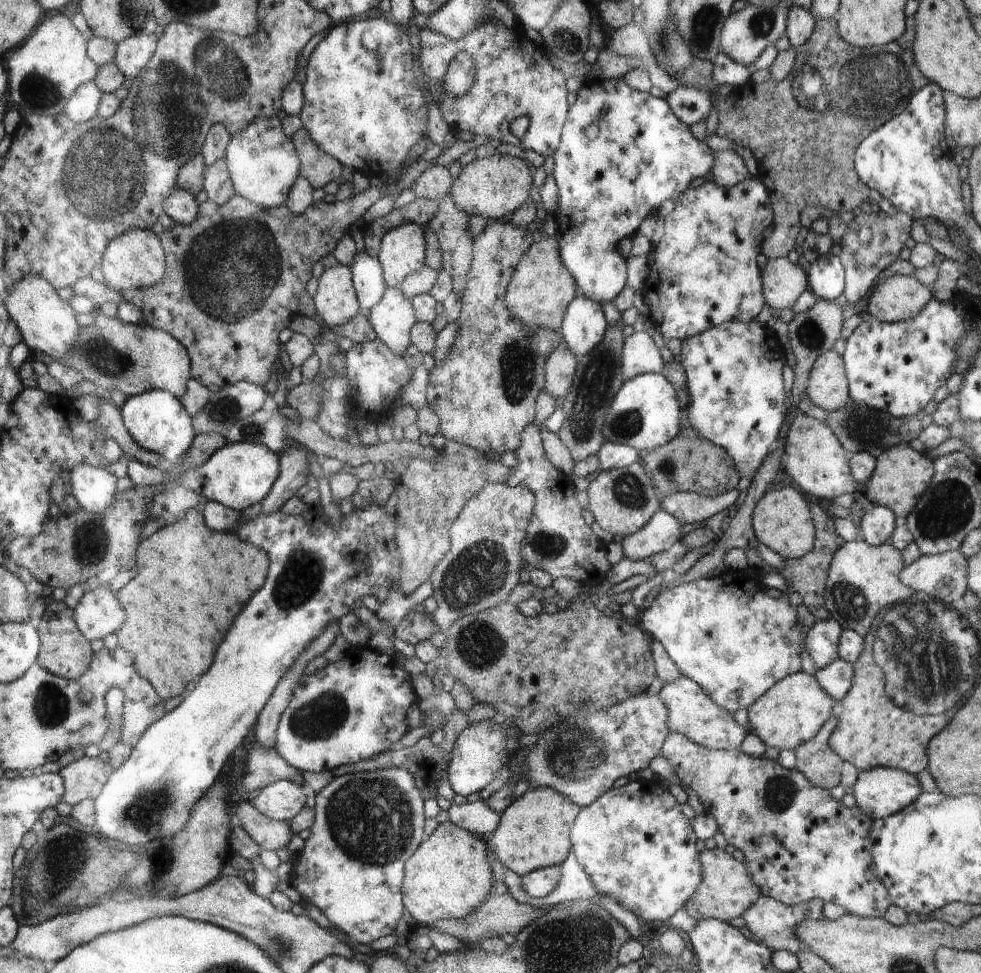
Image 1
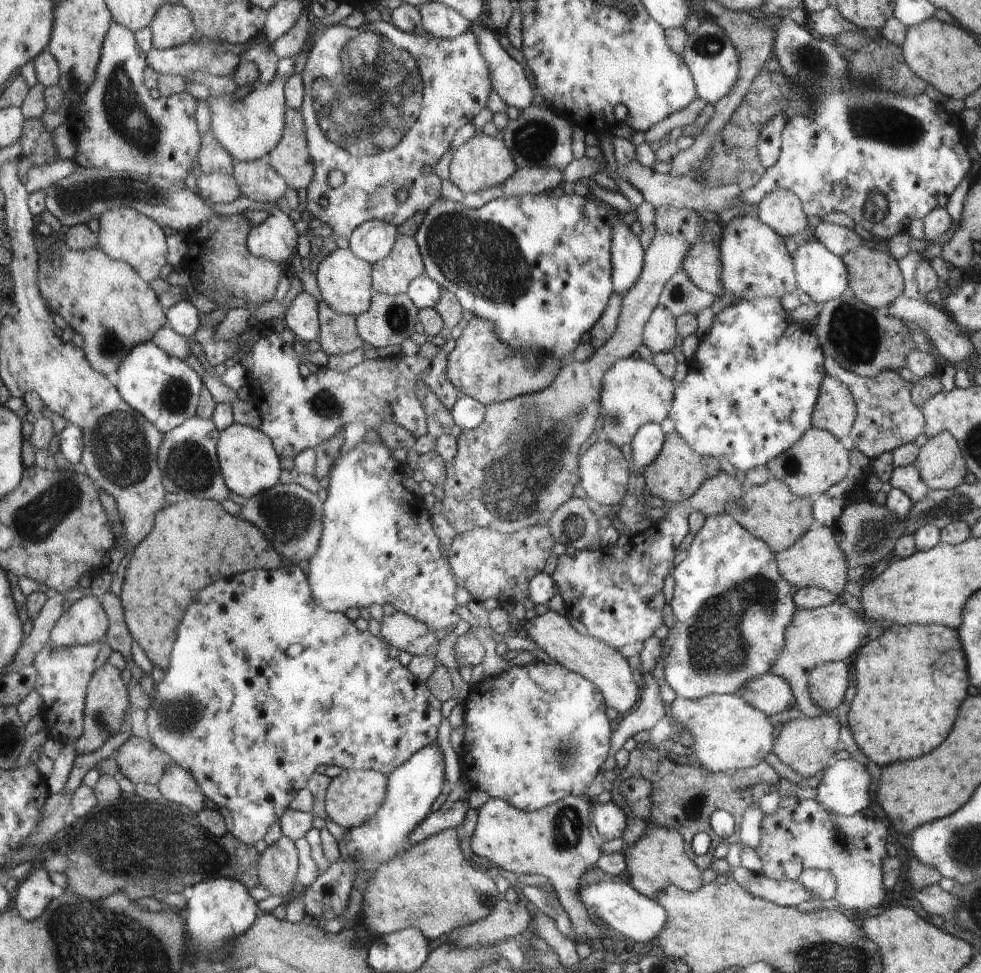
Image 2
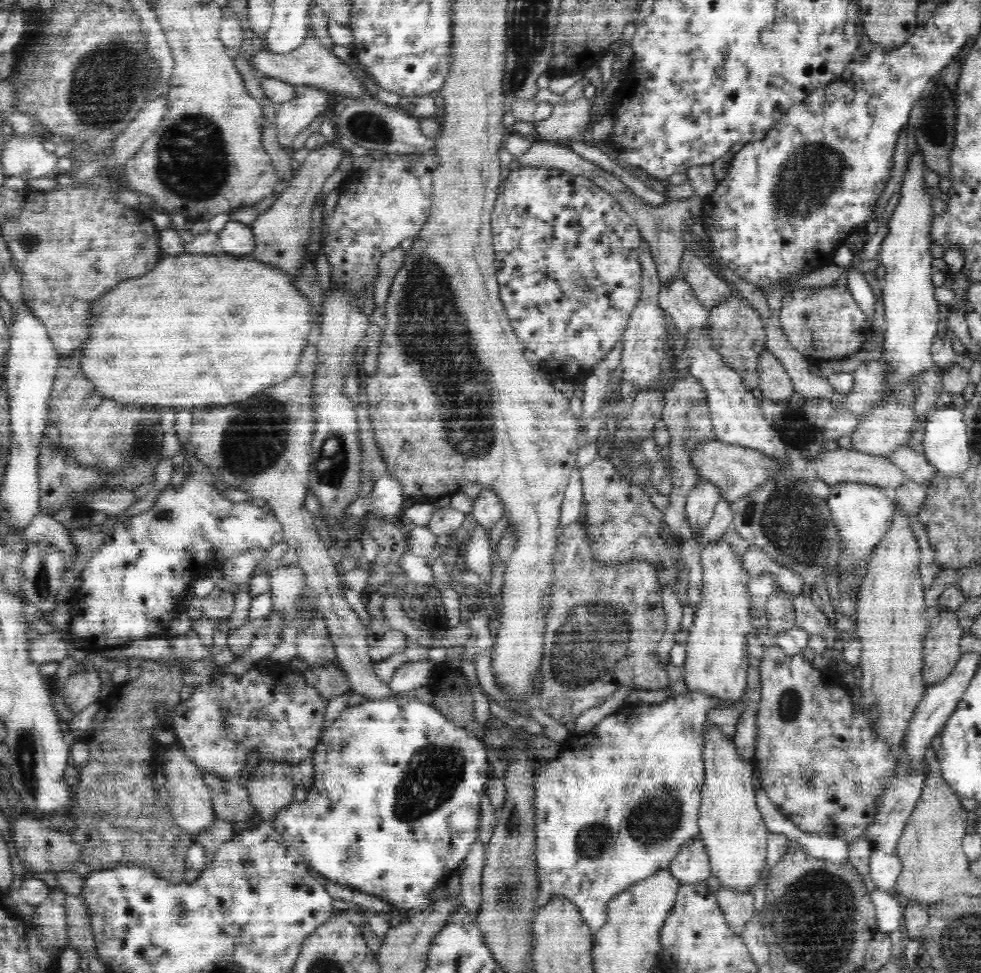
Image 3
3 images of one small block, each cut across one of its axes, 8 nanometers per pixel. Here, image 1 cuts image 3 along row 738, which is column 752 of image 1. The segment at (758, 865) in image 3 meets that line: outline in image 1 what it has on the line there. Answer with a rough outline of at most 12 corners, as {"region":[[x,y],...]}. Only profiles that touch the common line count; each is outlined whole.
{"region":[[796,672],[748,708],[766,747],[795,751],[832,718],[836,700]]}

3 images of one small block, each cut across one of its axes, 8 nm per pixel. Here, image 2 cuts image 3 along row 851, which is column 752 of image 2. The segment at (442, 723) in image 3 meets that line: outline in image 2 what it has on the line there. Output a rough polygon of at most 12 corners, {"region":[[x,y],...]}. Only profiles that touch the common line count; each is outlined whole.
{"region":[[782,298],[724,308],[675,382],[699,456],[766,466],[809,431],[816,336]]}

